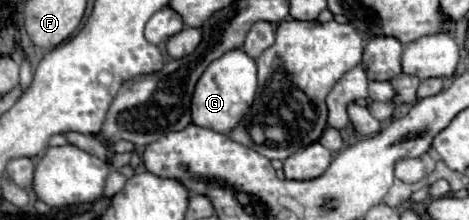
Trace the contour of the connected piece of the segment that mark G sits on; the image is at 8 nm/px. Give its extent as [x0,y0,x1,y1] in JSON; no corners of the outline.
[191,50,257,134]

